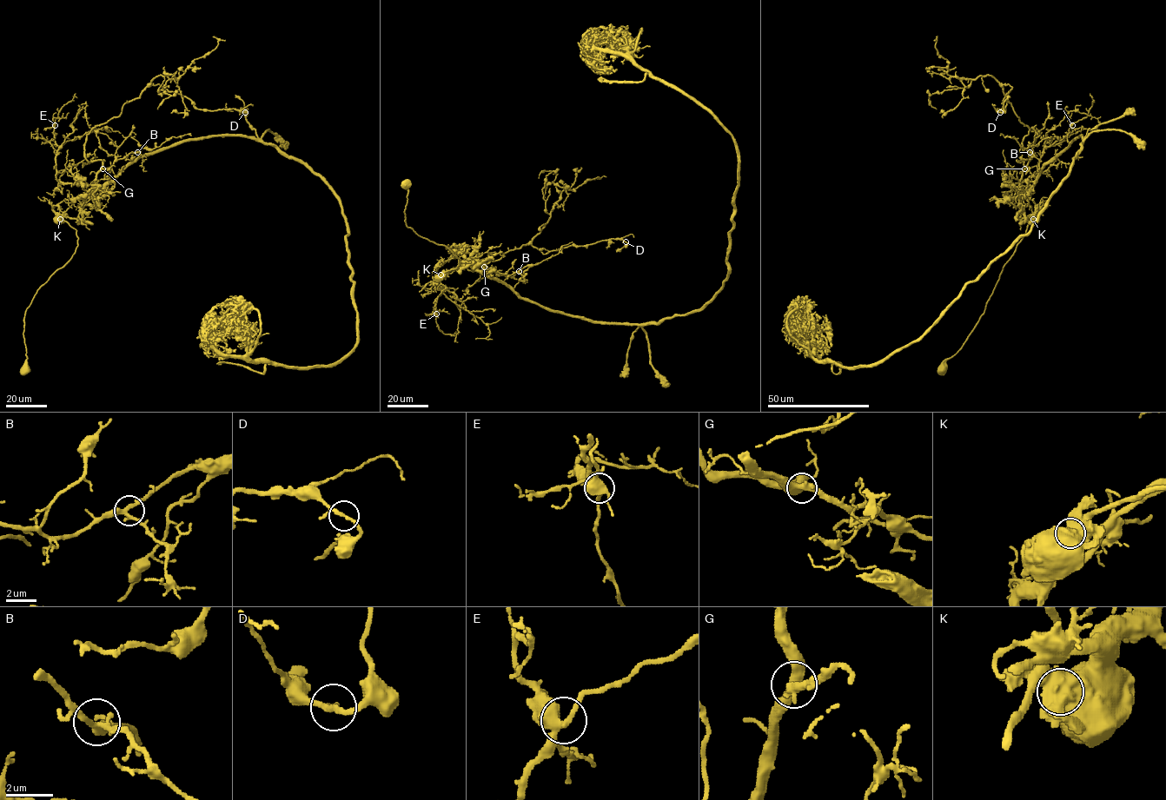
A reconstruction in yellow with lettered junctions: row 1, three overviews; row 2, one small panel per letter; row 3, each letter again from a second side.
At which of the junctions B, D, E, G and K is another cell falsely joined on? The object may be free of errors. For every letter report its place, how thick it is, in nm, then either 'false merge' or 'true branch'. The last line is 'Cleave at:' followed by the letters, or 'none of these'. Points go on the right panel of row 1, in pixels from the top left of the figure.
B: (1030, 152) | 260 nm | true branch
D: (1000, 112) | 190 nm | true branch
E: (1072, 125) | 320 nm | true branch
G: (1024, 168) | 360 nm | true branch
K: (1033, 219) | 700 nm | false merge
Cleave at: K

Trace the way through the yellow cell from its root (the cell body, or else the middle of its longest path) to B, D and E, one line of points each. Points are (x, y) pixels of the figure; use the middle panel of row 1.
B: (407, 183), (406, 225), (445, 245), (459, 259), (457, 267), (443, 274), (467, 259), (507, 275), (519, 271)
D: (407, 183), (406, 225), (459, 259), (443, 274), (524, 245), (546, 254), (626, 241)
E: (407, 183), (406, 225), (459, 259), (443, 274), (468, 263), (457, 252), (438, 268), (436, 314)

